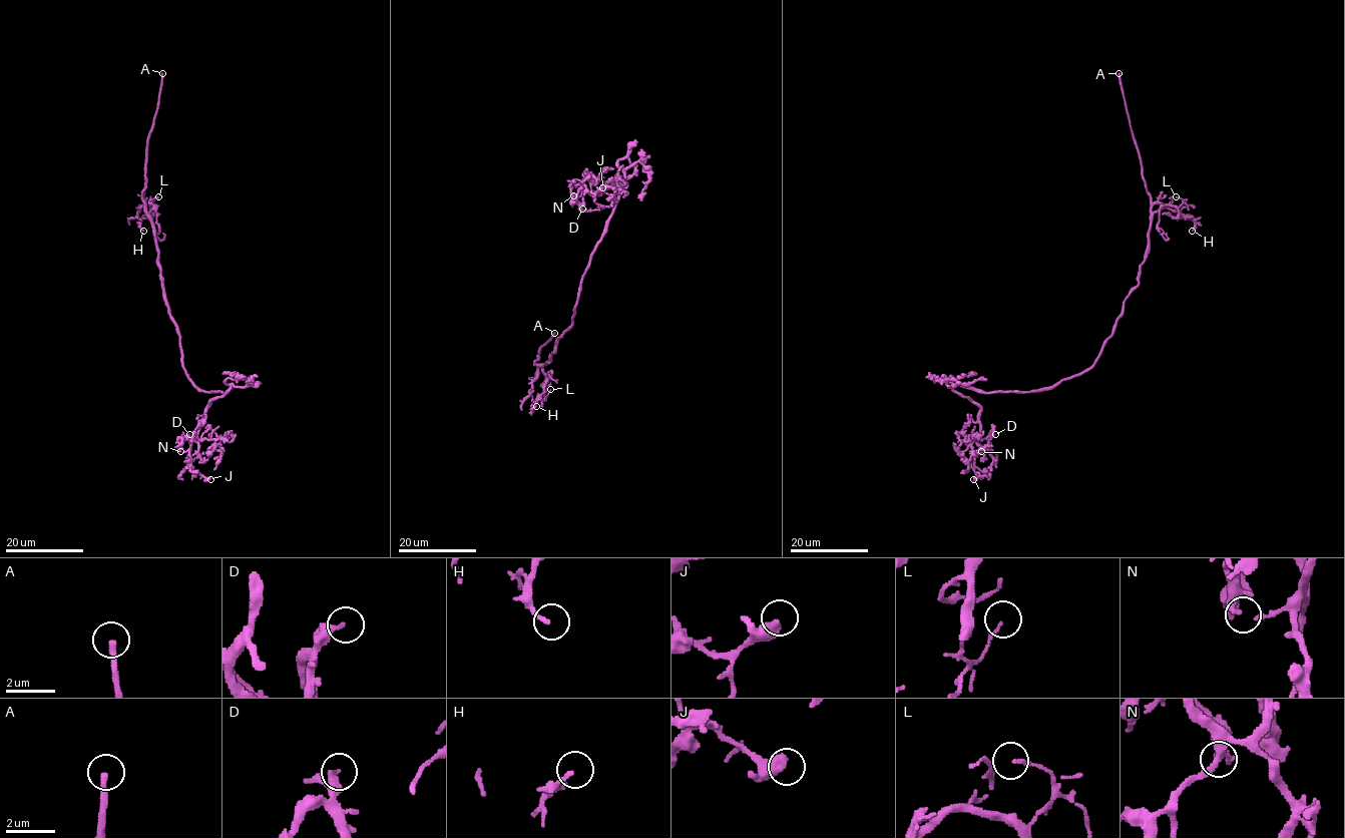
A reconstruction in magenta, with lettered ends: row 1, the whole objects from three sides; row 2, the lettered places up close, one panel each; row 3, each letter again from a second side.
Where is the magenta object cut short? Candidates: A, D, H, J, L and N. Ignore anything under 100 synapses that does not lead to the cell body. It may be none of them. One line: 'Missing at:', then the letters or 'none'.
Missing at: A

